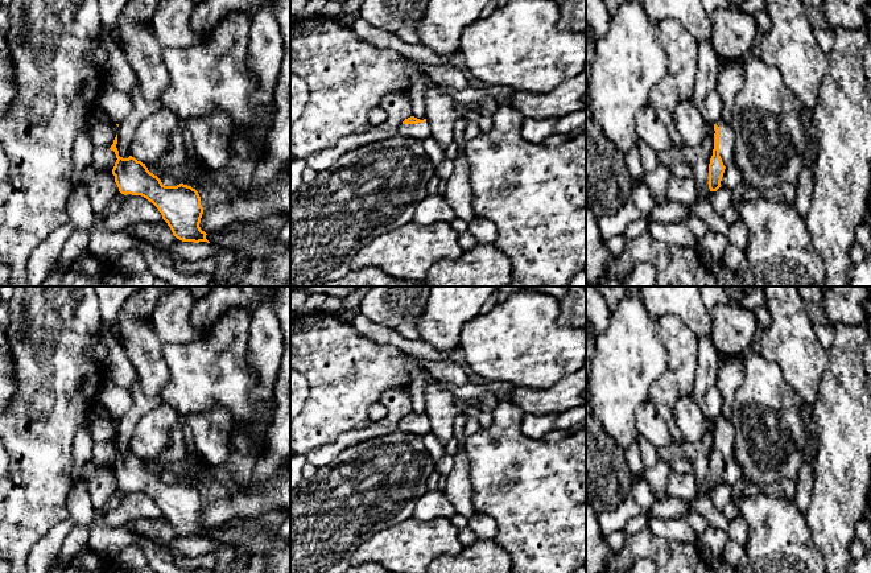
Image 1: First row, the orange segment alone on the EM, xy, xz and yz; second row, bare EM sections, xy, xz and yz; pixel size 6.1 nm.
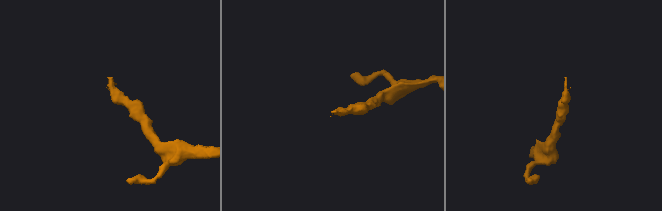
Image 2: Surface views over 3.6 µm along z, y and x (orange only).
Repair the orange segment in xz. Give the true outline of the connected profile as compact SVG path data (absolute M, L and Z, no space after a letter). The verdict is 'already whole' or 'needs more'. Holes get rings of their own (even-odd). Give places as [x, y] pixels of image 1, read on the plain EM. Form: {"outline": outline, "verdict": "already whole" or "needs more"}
{"outline": "M410 412L399 421L397 429L405 433L413 433L418 437L424 437L430 432L430 421L426 415L420 416L414 412Z", "verdict": "needs more"}

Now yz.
{"outline": "M718 415L714 417L714 445L709 459L709 485L717 487L725 465L734 461L735 429L732 420Z", "verdict": "needs more"}

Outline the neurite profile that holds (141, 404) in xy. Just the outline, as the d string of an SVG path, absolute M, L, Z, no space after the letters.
M137 380L129 389L133 397L132 408L117 422L117 440L119 452L128 454L131 452L129 442L135 432L135 426L144 413L154 408L160 401L148 399Z

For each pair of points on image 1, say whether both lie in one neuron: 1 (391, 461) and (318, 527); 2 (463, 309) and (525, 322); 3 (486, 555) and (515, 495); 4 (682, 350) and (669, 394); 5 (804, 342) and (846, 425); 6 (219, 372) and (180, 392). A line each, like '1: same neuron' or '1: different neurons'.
1: same neuron
2: different neurons
3: different neurons
4: same neuron
5: different neurons
6: same neuron

